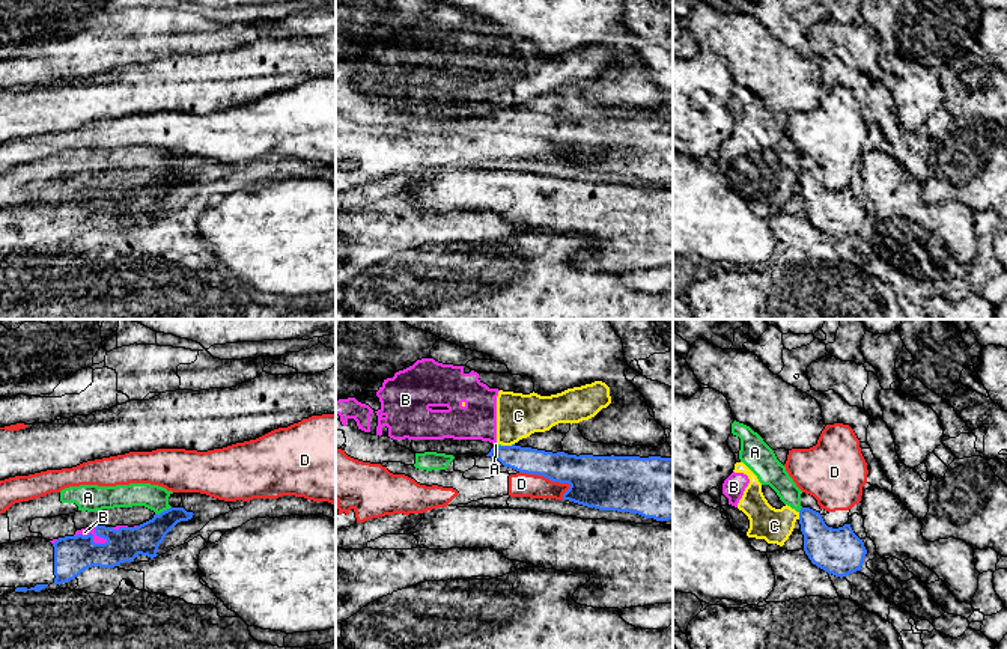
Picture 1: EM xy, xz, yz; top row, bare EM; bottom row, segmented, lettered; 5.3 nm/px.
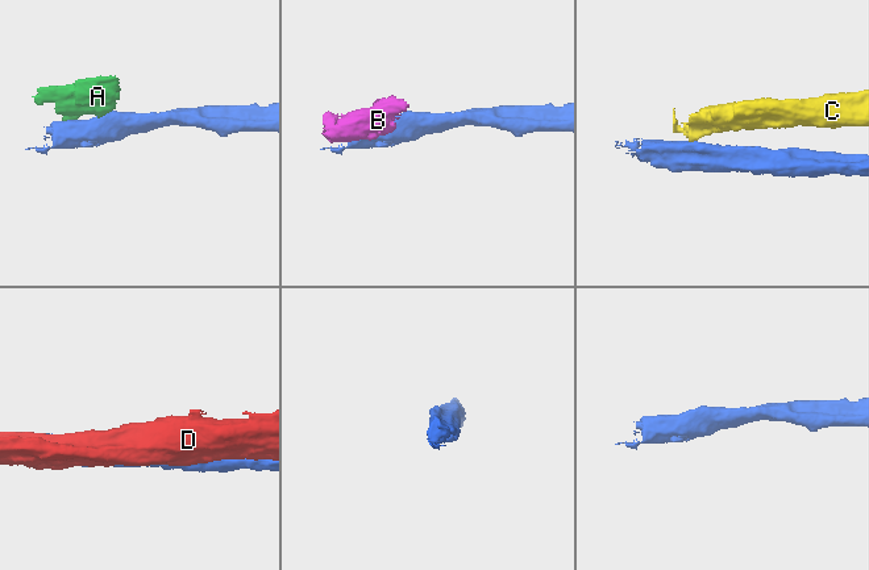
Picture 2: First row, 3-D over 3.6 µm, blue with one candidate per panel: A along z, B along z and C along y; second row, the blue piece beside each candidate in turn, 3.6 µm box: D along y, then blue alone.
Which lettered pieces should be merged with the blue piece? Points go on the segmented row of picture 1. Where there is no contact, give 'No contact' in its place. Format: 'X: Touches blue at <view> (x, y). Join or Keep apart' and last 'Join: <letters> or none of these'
A: Touches blue at xy (164, 511). Keep apart
B: Touches blue at xy (91, 533). Keep apart
C: Touches blue at xz (508, 446). Keep apart
D: Touches blue at xz (545, 476). Keep apart
Join: none of these

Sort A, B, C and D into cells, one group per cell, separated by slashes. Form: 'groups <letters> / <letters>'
groups A B C / D

